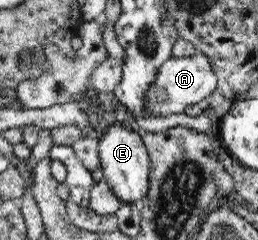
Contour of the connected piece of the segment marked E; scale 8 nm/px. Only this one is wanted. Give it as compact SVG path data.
M120 124L112 125L99 141L99 157L103 180L111 187L122 204L141 203L149 188L151 160L142 141L142 135L136 130L124 128Z

